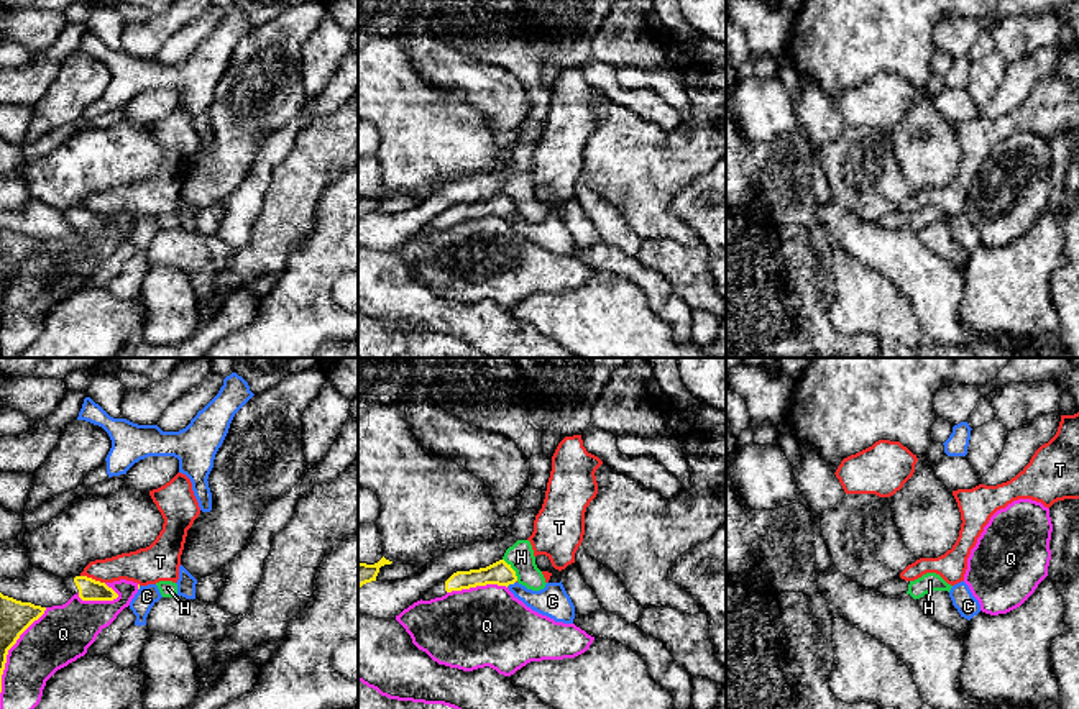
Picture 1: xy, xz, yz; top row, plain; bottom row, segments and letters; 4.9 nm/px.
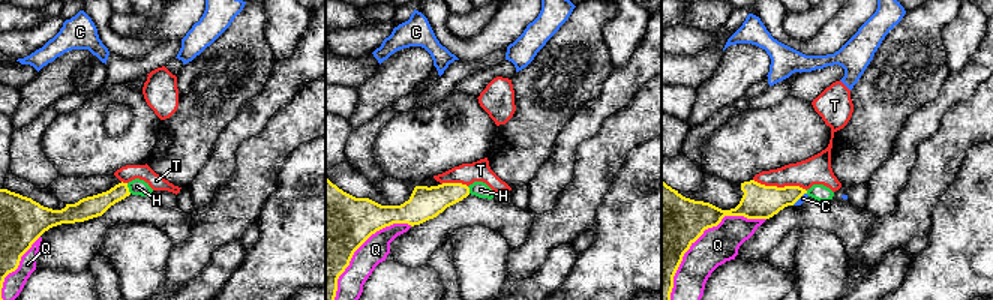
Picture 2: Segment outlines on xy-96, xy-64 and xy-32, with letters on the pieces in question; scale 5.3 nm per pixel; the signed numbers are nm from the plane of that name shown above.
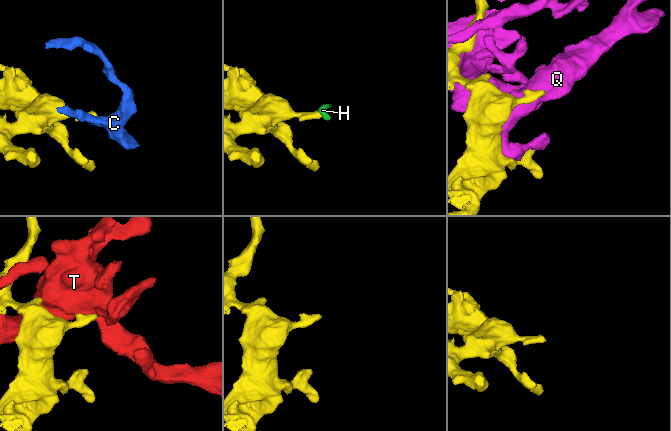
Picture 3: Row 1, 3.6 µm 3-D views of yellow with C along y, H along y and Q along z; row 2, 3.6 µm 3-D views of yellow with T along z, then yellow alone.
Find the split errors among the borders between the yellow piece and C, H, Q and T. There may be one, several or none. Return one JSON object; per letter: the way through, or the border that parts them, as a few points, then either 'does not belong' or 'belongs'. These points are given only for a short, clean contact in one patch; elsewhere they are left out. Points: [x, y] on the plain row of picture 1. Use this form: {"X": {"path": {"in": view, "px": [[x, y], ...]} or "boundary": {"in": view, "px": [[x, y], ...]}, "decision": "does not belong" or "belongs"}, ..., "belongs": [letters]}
{"C": {"boundary": {"in": "xz", "px": [[514, 214], [506, 219]]}, "decision": "does not belong"}, "H": {"boundary": {"in": "xz", "px": [[503, 191], [518, 212]]}, "decision": "does not belong"}, "Q": {"decision": "does not belong"}, "T": {"decision": "does not belong"}, "belongs": []}

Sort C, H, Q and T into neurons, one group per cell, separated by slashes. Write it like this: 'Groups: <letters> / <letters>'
Groups: C / H / Q / T

